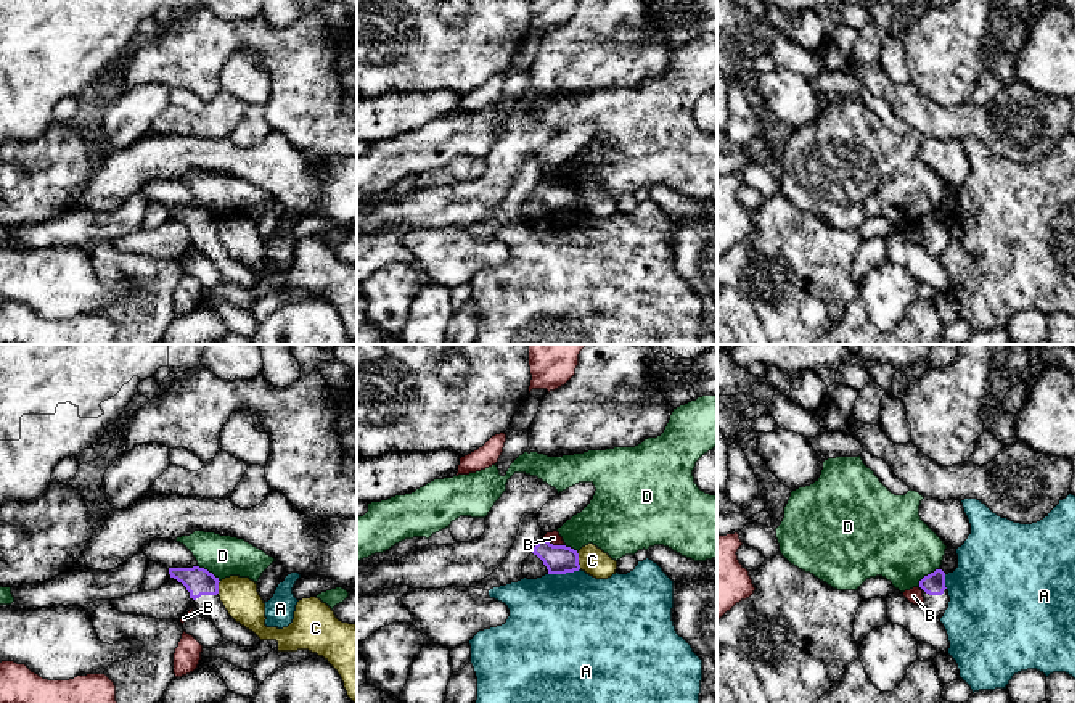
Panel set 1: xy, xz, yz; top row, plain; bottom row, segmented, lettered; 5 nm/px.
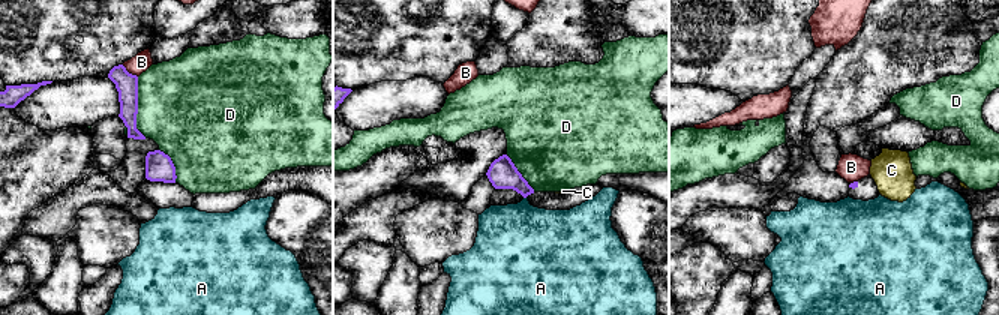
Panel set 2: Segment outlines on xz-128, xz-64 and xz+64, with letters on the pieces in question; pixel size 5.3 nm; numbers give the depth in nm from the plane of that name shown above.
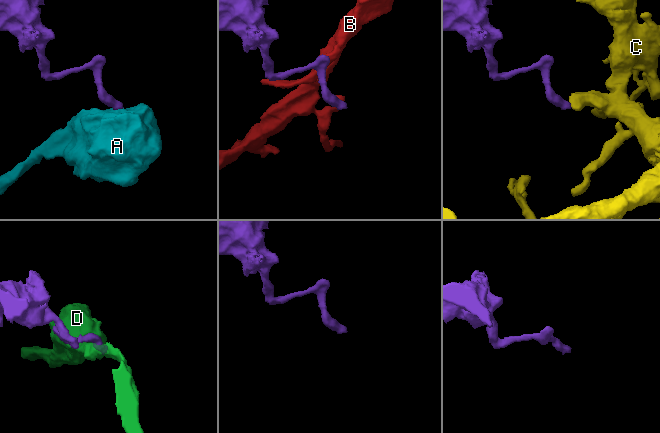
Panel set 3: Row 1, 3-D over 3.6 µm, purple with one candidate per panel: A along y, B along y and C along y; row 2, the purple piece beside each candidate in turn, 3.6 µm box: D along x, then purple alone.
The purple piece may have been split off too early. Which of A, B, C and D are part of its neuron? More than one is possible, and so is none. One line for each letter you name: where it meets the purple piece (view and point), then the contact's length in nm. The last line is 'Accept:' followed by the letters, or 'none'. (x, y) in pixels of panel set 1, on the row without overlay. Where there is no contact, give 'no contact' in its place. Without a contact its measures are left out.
Accept: none

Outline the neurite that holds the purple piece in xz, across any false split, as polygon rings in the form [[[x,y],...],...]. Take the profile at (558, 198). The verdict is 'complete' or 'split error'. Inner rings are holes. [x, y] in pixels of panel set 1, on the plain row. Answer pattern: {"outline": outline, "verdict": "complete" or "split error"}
{"outline": [[[540,179],[532,190],[548,209],[548,214],[566,214],[580,209],[577,190],[566,185],[553,185]]], "verdict": "complete"}

